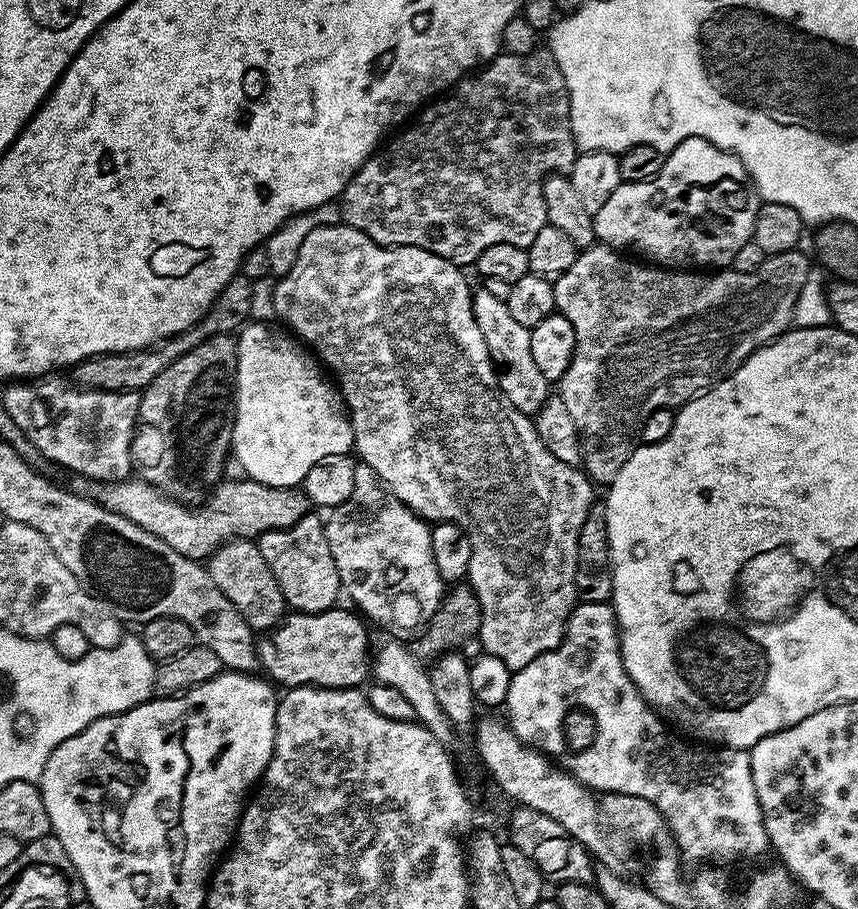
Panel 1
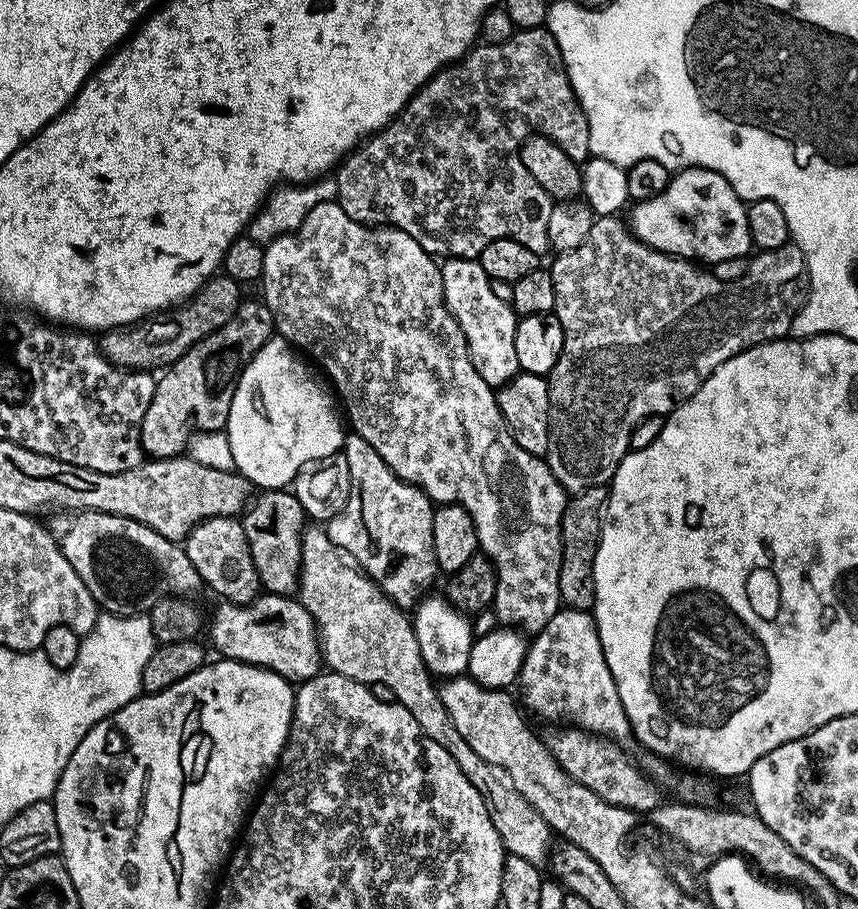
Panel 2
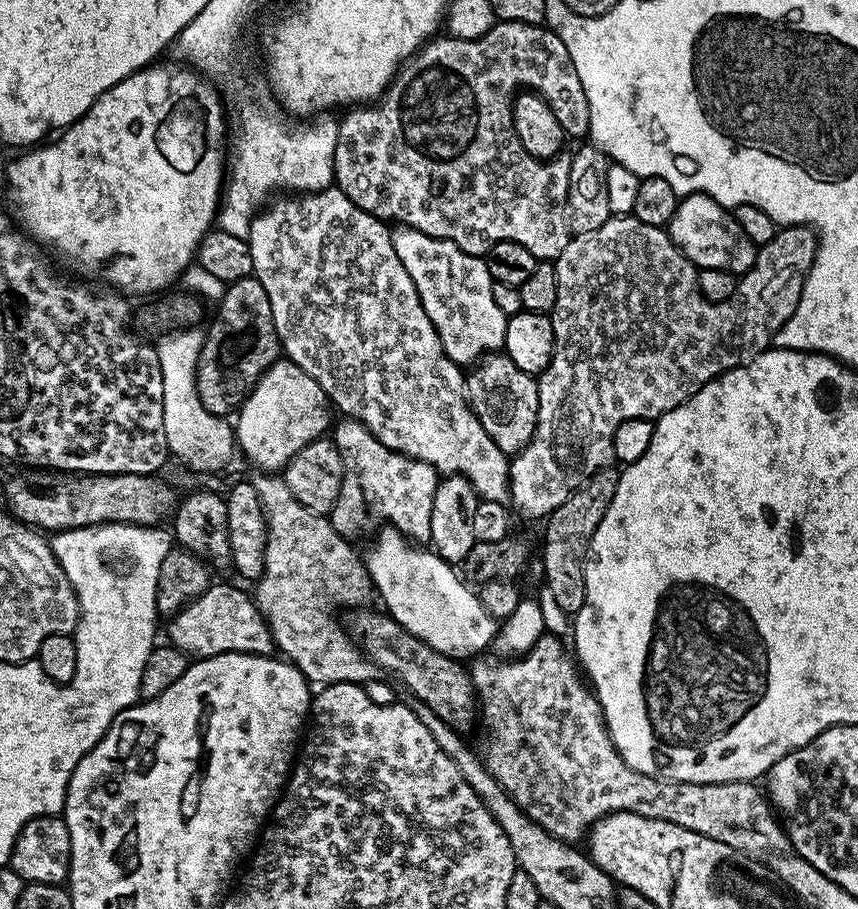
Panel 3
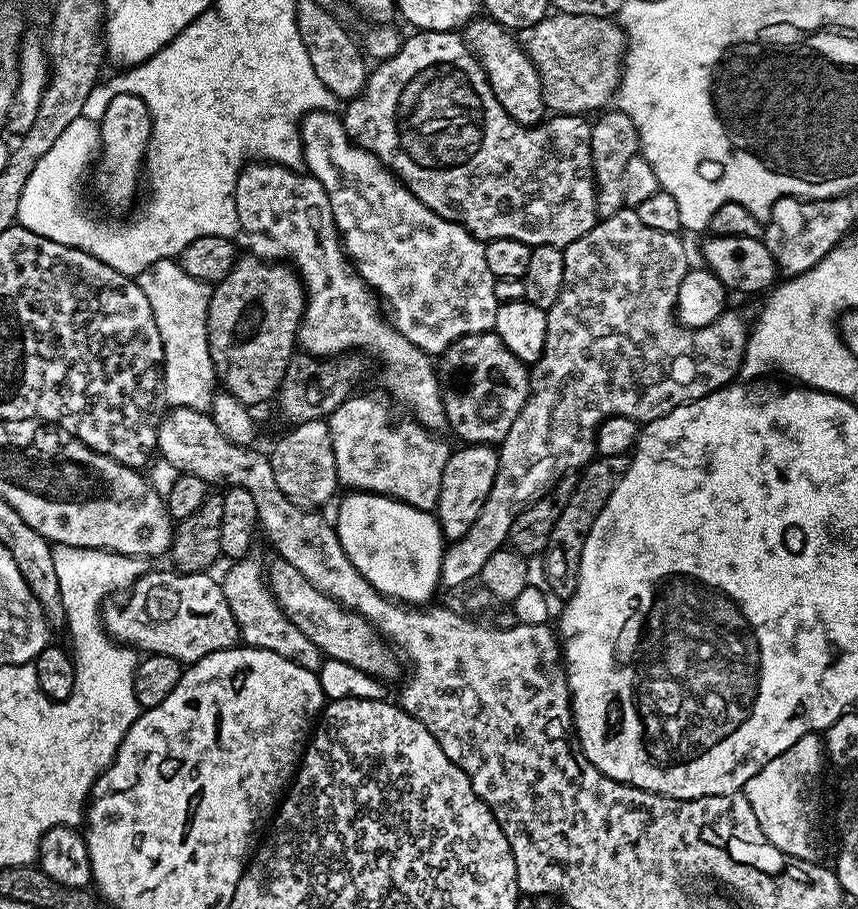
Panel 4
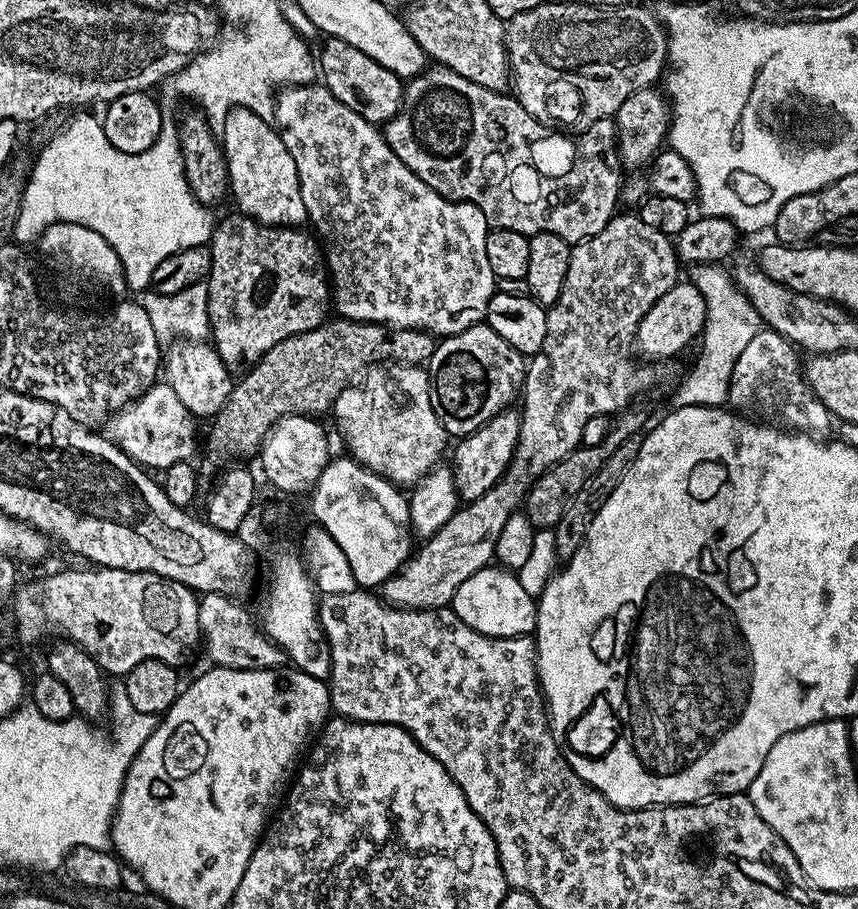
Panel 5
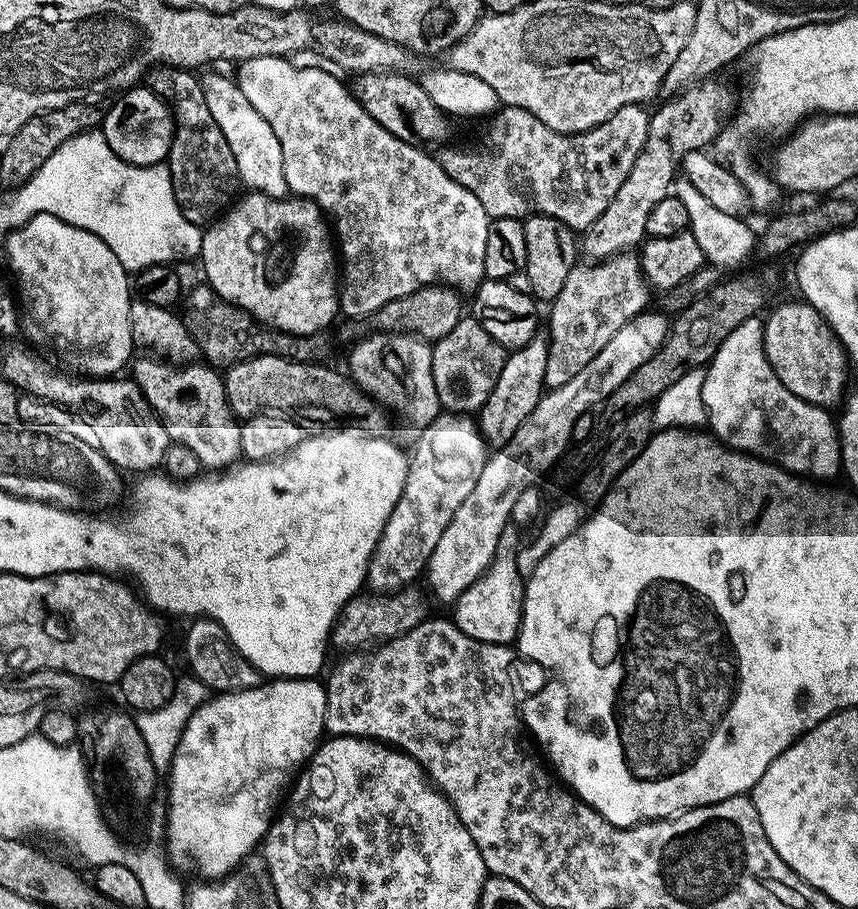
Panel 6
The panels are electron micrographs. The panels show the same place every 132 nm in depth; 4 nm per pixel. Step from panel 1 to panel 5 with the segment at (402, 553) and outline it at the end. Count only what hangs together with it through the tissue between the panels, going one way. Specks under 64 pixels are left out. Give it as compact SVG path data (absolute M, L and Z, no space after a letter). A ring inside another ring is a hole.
M378 363L369 368L366 375L359 382L352 384L351 387L344 389L342 394L338 394L338 398L332 403L330 409L331 415L336 415L336 428L340 431L340 436L344 439L344 444L348 447L347 455L351 459L357 460L363 468L368 468L374 474L378 474L382 478L386 478L390 483L397 486L414 486L422 479L431 468L437 467L441 463L440 455L444 452L444 443L450 440L447 432L445 432L442 422L438 422L438 414L434 414L434 406L432 400L428 397L428 373L423 367L417 365L405 365L396 363Z

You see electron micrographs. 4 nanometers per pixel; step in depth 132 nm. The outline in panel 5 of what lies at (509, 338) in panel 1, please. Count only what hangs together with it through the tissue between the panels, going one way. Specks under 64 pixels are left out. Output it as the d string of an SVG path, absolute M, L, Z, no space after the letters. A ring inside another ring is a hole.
M323 83L294 84L285 86L276 93L276 110L274 127L279 132L286 150L290 150L290 158L294 158L294 166L300 183L302 202L306 206L307 223L313 224L315 235L322 245L322 256L326 261L330 277L330 292L334 297L334 308L345 320L365 320L371 324L389 324L391 328L416 328L419 332L431 332L437 338L453 336L470 326L481 323L487 317L490 298L498 291L498 281L494 270L490 270L490 261L486 259L486 238L490 225L482 210L473 204L465 204L462 200L447 200L442 194L430 190L394 150L384 141L384 133L377 125L362 118L348 106L344 106Z

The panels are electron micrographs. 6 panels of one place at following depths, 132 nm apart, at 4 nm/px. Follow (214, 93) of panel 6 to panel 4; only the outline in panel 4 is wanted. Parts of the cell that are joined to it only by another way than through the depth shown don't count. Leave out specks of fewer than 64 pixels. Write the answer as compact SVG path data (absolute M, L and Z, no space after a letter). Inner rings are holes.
M248 162L241 168L236 183L236 205L243 239L248 239L247 251L261 260L291 262L304 284L306 299L304 317L300 319L299 347L307 355L321 358L357 350L377 356L385 390L413 412L409 413L416 423L429 432L443 433L448 428L448 419L442 406L437 369L433 361L428 361L429 353L414 346L385 317L380 317L381 301L344 254L324 187L300 170L283 168L281 164Z

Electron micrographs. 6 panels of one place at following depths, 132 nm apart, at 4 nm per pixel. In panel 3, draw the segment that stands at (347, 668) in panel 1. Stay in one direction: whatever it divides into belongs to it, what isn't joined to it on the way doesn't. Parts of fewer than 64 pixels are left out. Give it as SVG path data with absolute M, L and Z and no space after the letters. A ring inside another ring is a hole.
M213 582L200 597L171 617L168 632L172 635L171 647L192 658L221 656L227 652L241 652L247 656L272 656L272 630L268 621L250 598L232 584Z

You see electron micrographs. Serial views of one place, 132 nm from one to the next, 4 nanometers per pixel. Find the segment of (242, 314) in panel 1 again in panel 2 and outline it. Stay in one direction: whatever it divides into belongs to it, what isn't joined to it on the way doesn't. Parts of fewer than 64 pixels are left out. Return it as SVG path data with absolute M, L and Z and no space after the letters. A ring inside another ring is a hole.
M217 274L183 304L123 328L107 329L98 340L100 352L116 368L133 372L167 369L175 360L182 358L182 354L186 354L190 346L202 342L202 338L214 334L214 330L226 326L226 322L230 322L230 318L236 316L238 306L242 302L240 292L242 286L238 281Z

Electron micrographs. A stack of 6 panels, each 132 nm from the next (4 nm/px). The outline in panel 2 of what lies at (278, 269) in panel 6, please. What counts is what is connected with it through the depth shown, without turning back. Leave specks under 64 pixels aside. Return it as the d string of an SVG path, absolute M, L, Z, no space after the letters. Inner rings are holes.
M245 299L238 306L236 316L230 318L230 322L226 322L226 326L214 330L214 334L202 338L202 342L190 346L190 350L186 350L186 354L182 354L182 358L175 360L157 379L152 401L142 418L140 427L140 445L144 447L145 453L158 460L167 456L178 456L189 447L189 437L192 436L194 430L197 433L221 431L228 423L230 402L234 398L234 390L240 380L240 372L244 369L244 365L250 362L250 358L254 358L257 350L267 340L271 340L273 335L272 315L268 307L264 305L263 299Z

